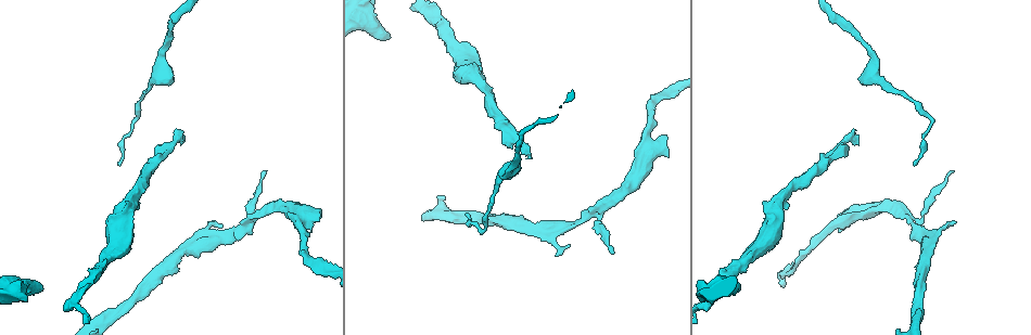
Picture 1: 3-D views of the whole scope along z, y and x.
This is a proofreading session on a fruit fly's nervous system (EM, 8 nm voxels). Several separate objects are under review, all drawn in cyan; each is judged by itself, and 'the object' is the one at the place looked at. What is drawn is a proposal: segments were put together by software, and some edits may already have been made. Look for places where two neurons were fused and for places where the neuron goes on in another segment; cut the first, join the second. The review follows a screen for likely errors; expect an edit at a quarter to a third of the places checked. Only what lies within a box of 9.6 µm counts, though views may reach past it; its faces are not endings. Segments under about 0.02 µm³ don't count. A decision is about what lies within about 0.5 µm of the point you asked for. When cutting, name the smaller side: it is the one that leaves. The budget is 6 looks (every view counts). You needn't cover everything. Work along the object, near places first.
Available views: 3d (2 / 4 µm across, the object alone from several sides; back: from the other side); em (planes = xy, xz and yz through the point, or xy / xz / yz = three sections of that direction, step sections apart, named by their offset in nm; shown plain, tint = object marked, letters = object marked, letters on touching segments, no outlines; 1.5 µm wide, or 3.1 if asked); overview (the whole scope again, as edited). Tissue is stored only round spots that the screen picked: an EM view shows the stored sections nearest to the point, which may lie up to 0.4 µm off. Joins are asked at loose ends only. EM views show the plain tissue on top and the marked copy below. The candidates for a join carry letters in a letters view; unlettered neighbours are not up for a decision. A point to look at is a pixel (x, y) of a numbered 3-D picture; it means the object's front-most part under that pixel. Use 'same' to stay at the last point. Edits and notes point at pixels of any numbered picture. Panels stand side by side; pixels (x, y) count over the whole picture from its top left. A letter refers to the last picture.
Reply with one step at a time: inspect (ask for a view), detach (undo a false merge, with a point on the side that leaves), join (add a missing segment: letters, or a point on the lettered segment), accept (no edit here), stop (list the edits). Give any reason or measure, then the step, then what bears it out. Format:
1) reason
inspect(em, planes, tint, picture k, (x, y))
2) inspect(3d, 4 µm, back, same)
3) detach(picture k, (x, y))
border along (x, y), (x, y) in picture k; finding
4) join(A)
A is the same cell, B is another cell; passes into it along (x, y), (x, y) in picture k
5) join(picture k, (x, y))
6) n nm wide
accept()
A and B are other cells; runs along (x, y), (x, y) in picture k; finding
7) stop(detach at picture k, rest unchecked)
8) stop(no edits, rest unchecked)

an open end
inspect(3d, 4 µm, picture 1, (839, 214))

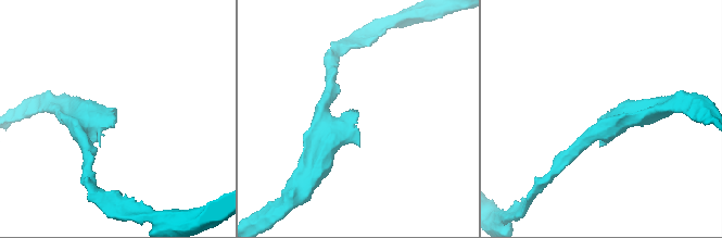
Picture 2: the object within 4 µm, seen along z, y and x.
inspect(em, planes, letters, picture 2, (355, 113))

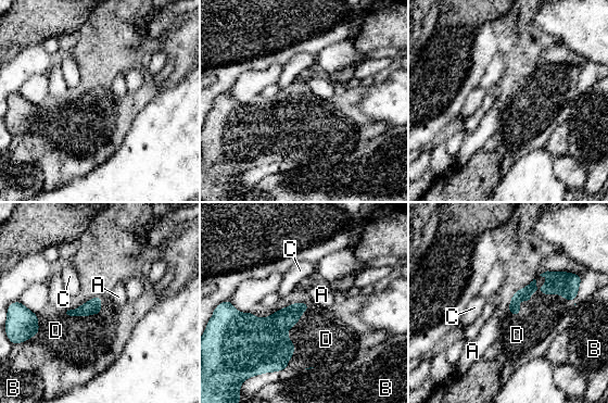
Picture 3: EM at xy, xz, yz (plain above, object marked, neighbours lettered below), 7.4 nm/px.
join(D)
D is the same cell, A, B and C are other cells; passes into it along (267, 339), (281, 309), (303, 335) in picture 3; the neuron continues

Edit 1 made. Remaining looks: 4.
abrupt turn
inspect(em, planes, letters, picture 1, (553, 223))

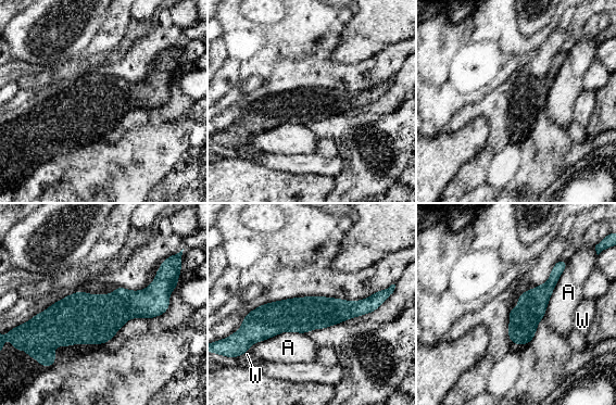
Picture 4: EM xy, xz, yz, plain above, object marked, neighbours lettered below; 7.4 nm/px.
accept()
A and W are other cells; runs along (146, 312), (17, 333) in picture 4; all the same neuron

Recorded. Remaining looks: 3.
inspect(3d, 4 µm, picture 1, (367, 23))

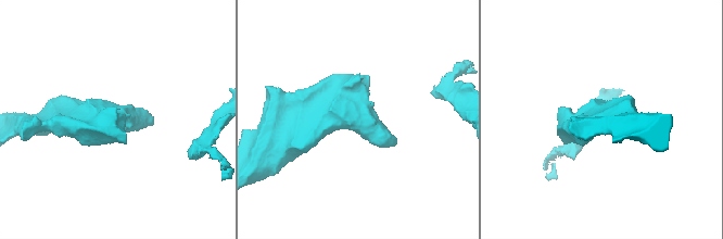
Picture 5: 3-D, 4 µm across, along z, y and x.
now the EM
inspect(em, xy, step 4, tint, picture 5, (356, 120))

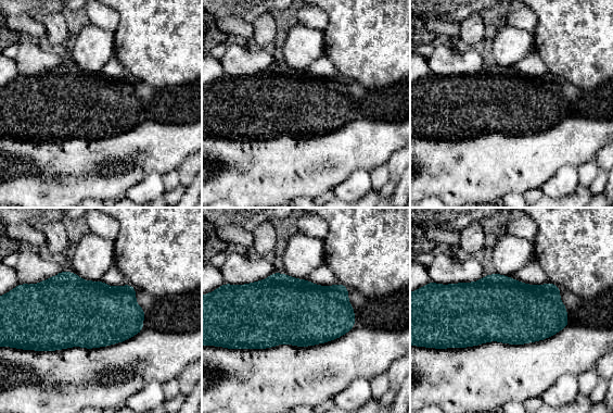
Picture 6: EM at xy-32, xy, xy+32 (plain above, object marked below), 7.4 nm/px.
another direction
inspect(em, planes, letters, same)

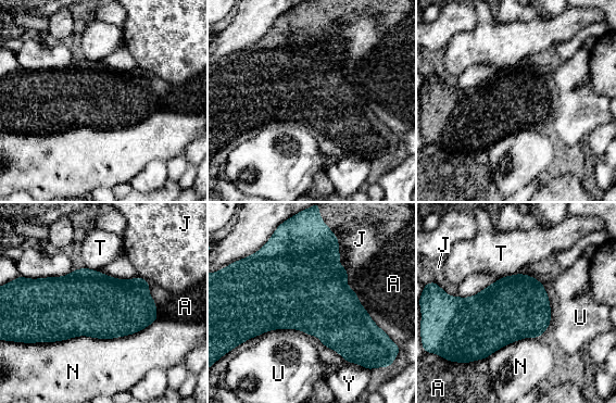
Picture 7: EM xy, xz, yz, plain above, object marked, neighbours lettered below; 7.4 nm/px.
N touches over 900 nm
accept()
A, J, N, T, U and Y are other cells; border along (340, 254), (337, 261), (350, 276) in picture 7; continuous, no second neuron

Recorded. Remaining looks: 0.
stop(join at picture 3, rest unchecked)

